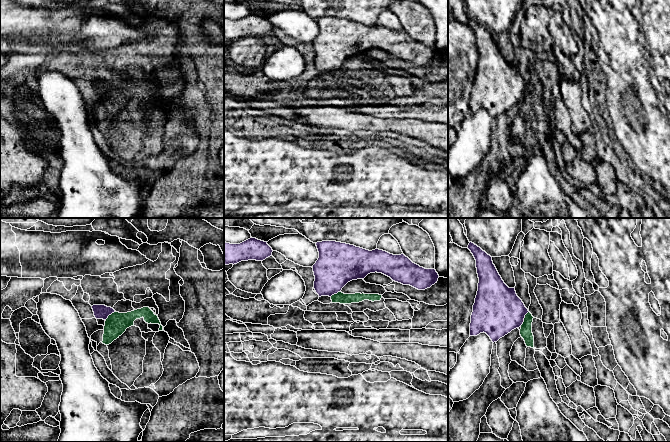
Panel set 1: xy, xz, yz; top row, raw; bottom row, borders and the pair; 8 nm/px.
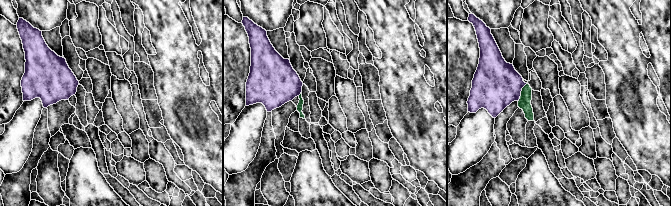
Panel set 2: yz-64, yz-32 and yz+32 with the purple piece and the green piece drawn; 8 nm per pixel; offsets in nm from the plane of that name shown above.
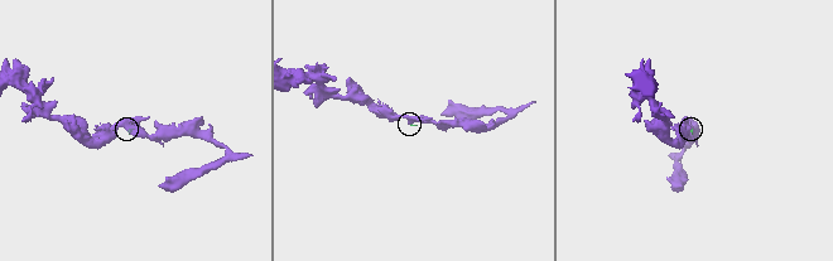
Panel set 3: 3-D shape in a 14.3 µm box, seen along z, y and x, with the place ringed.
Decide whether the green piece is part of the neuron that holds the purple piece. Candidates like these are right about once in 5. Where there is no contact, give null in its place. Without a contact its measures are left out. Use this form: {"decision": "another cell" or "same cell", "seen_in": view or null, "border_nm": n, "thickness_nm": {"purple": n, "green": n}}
{"decision": "another cell", "seen_in": "yz", "border_nm": 140, "thickness_nm": {"purple": 380, "green": 100}}

